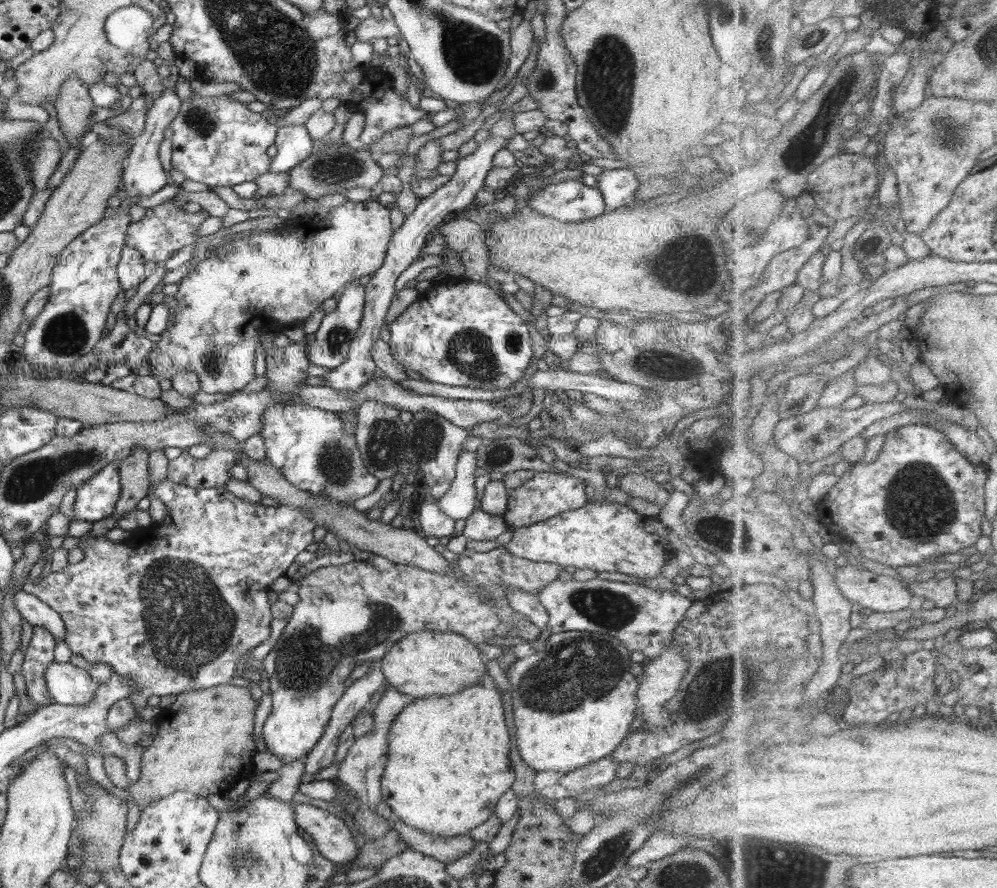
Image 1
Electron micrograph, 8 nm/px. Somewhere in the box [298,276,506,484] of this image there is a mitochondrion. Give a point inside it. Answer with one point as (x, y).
(470, 352)

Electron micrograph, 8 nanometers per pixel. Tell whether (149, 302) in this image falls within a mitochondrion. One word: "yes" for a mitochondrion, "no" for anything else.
no

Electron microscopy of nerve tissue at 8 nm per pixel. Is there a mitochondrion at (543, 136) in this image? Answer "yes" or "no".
no

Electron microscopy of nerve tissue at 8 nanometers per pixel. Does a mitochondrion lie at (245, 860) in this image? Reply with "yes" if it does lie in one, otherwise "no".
yes

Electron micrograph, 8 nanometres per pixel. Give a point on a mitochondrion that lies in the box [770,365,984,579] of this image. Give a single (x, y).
(919, 504)

